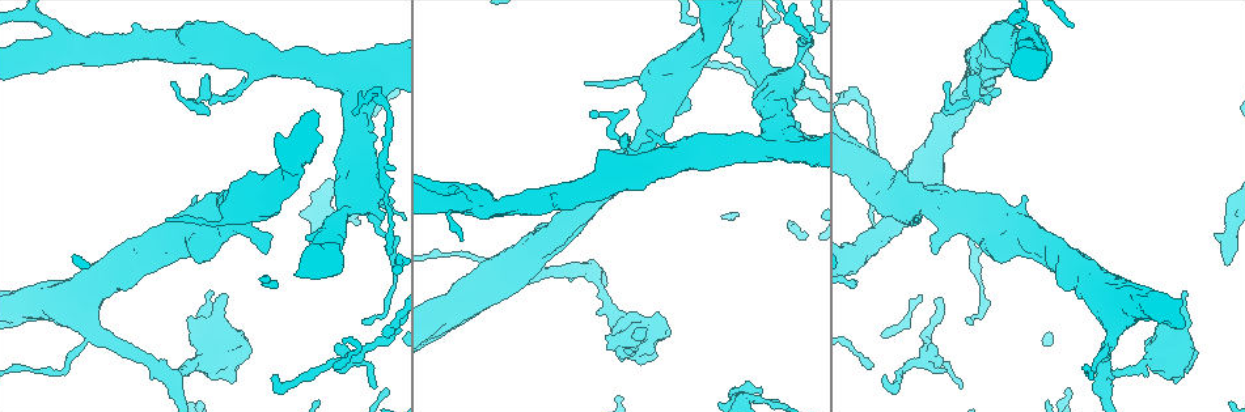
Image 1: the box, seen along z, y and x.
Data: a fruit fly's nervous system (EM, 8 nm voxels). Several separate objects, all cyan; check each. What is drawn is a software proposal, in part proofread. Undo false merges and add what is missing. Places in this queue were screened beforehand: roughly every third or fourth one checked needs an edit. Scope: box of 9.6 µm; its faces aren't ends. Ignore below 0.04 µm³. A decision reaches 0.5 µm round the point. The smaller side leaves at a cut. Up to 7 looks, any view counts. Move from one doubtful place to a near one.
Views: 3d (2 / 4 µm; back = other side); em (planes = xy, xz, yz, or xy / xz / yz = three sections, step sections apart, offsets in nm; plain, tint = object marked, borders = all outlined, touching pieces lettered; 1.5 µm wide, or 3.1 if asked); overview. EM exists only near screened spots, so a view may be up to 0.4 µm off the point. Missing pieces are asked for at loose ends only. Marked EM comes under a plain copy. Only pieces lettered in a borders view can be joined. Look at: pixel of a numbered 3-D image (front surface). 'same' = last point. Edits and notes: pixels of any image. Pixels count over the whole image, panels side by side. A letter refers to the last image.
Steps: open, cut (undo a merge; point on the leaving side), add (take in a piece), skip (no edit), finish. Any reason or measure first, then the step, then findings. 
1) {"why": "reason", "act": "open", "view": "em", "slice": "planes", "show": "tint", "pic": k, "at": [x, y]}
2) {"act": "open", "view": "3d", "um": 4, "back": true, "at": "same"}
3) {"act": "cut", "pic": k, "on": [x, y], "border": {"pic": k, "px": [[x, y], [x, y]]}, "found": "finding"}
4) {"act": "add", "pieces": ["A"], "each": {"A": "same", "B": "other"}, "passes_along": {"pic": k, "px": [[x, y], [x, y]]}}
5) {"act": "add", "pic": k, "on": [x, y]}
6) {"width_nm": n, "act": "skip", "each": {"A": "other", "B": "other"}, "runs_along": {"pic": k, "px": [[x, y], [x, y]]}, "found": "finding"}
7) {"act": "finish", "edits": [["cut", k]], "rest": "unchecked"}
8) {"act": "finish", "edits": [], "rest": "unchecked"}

{"why": "branch stops here", "act": "open", "view": "3d", "um": 4, "pic": 1, "at": [1184, 290]}

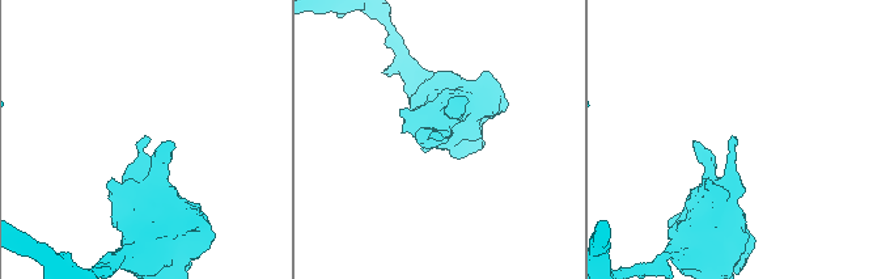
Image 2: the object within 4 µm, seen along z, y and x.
{"why": "need the tissue", "act": "open", "view": "em", "slice": "planes", "show": "borders", "pic": 2, "at": [438, 139]}

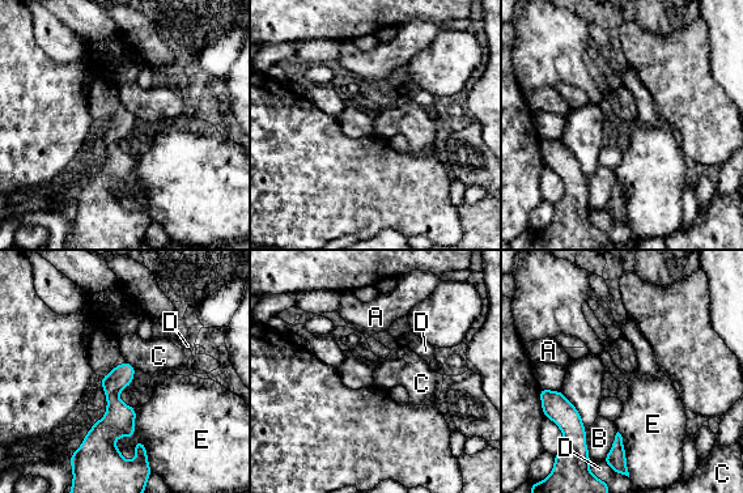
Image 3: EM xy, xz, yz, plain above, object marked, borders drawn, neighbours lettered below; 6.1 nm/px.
{"width_nm": 140, "act": "skip", "each": {"A": "other", "B": "other", "C": "other", "D": "other", "E": "other"}, "found": "none of them fits"}

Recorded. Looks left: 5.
{"why": "branch stops here", "act": "open", "view": "3d", "um": 4, "back": true, "pic": 1, "at": [195, 196]}

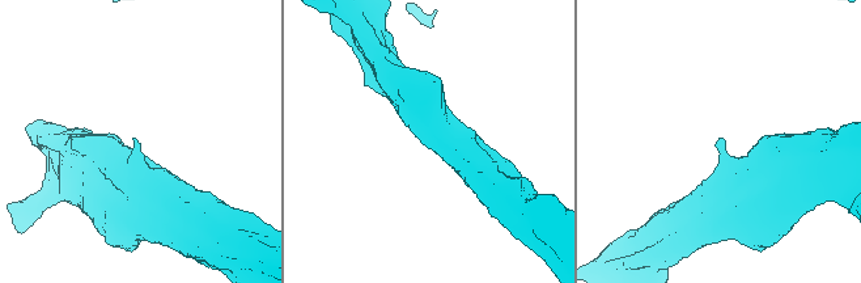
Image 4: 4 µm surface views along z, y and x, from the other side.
{"why": "now the EM", "act": "open", "view": "em", "slice": "yz", "step": 4, "show": "tint", "pic": 4, "at": [133, 141]}

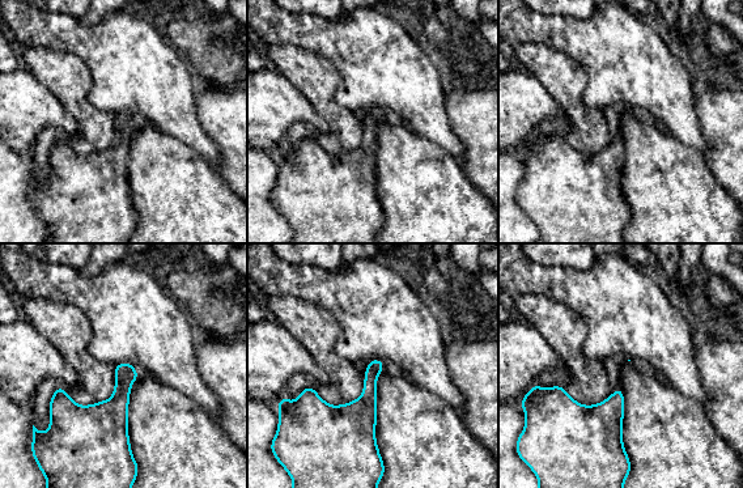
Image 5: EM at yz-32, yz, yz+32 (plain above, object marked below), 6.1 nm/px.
{"why": "another direction", "act": "open", "view": "em", "slice": "planes", "show": "borders", "at": "same"}

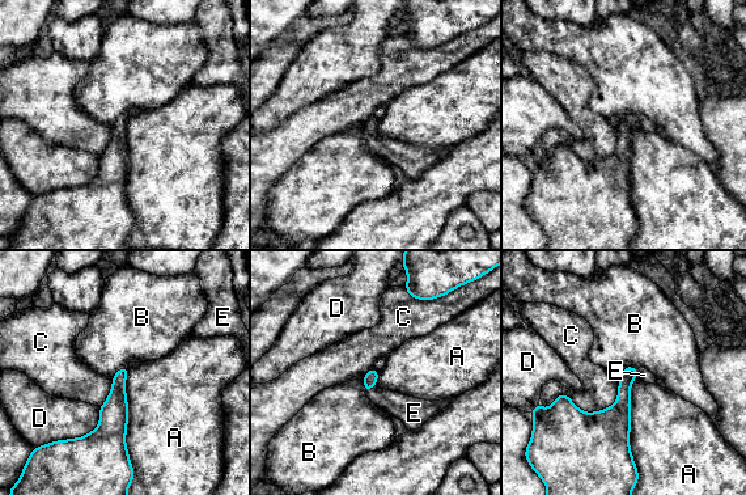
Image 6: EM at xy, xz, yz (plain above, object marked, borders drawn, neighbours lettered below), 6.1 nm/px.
{"act": "add", "pic": 6, "on": [403, 407], "each": {"A": "other", "B": "other", "C": "other", "D": "other", "E": "same"}, "found": "it goes on there"}

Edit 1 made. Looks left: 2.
{"why": "see it whole again", "act": "open", "view": "overview"}

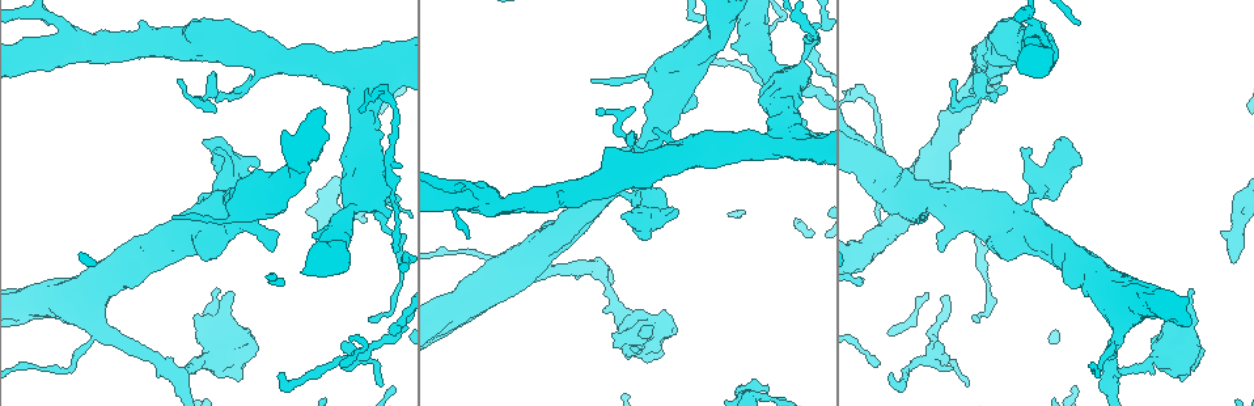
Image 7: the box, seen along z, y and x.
{"why": "an open end", "act": "open", "view": "em", "slice": "planes", "show": "borders", "pic": 7, "at": [892, 378]}

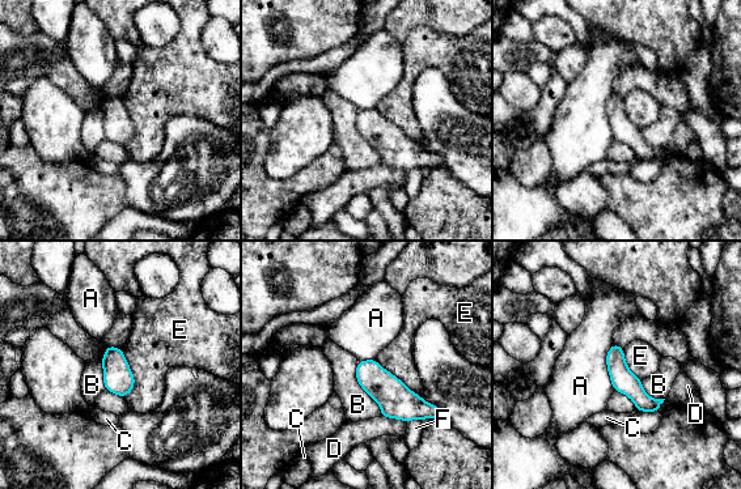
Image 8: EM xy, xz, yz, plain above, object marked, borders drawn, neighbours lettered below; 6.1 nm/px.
{"width_nm": 150, "longest_contact_nm": ["B", 360], "act": "skip", "each": {"A": "other", "B": "other", "C": "other", "D": "other", "E": "other", "F": "other"}, "found": "no lettered piece goes on from it"}

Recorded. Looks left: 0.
{"act": "finish", "edits": [["add", 6]], "rest": "unchecked"}

